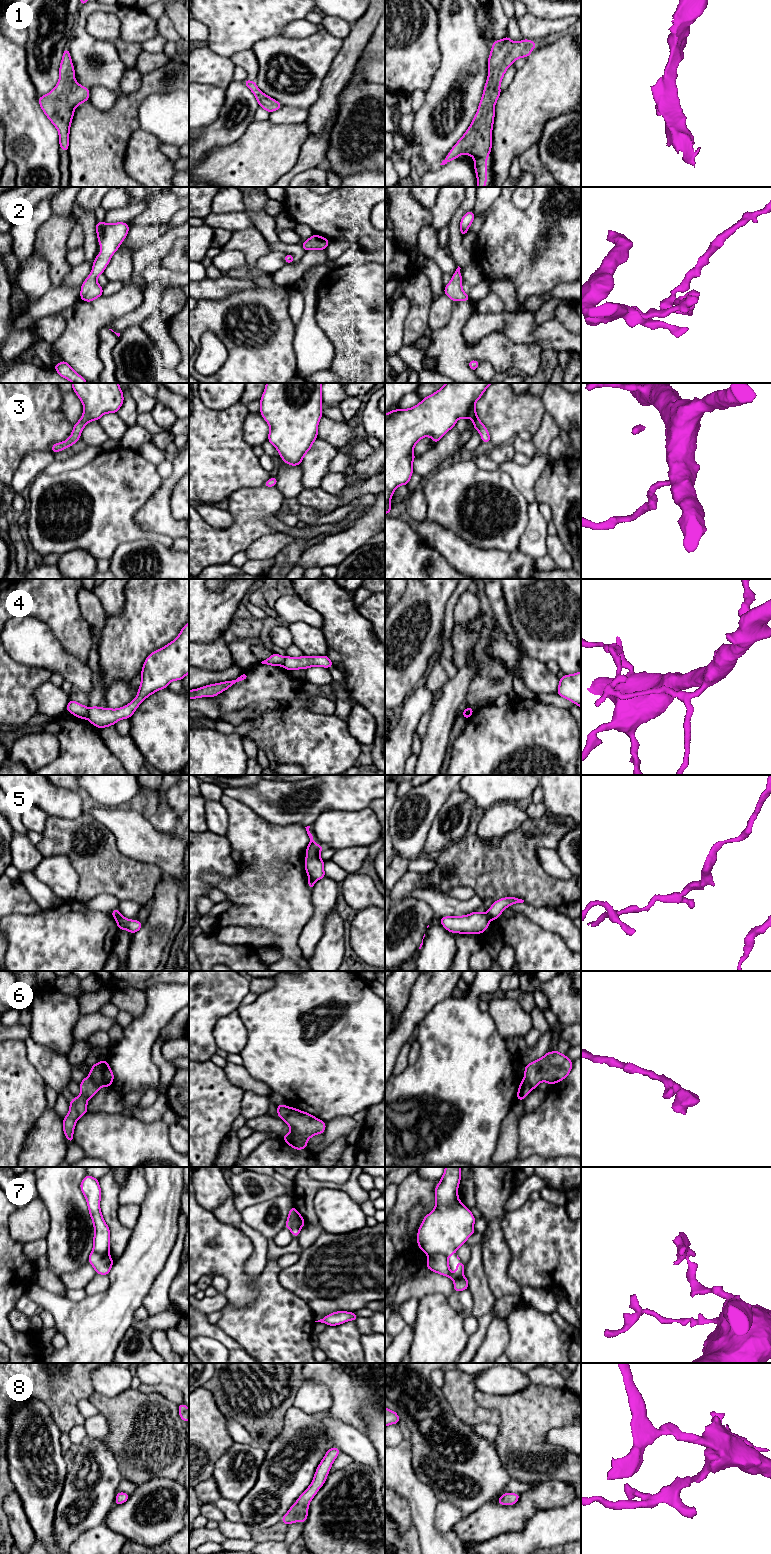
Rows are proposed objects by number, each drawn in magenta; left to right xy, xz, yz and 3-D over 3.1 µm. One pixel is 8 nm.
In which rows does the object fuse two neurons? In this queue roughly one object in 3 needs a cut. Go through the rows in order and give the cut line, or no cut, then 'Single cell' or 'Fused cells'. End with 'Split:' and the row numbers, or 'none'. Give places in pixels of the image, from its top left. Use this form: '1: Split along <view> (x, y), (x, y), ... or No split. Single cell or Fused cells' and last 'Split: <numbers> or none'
1: No split. Single cell
2: No split. Single cell
3: No split. Single cell
4: Split along xy (88, 708), (88, 716), (86, 718). Fused cells
5: Split along yz (487, 912), (491, 918). Fused cells
6: Split along xz (293, 1108), (283, 1119). Fused cells
7: Split along yz (428, 1254), (442, 1253), (447, 1258). Fused cells
8: No split. Single cell
Split: 4, 5, 6, 7

